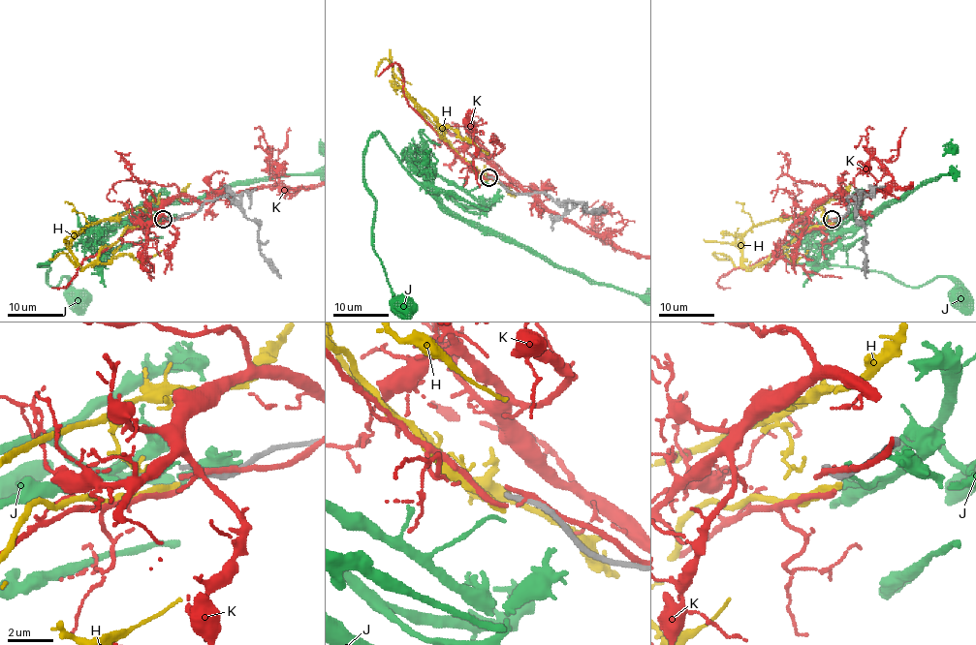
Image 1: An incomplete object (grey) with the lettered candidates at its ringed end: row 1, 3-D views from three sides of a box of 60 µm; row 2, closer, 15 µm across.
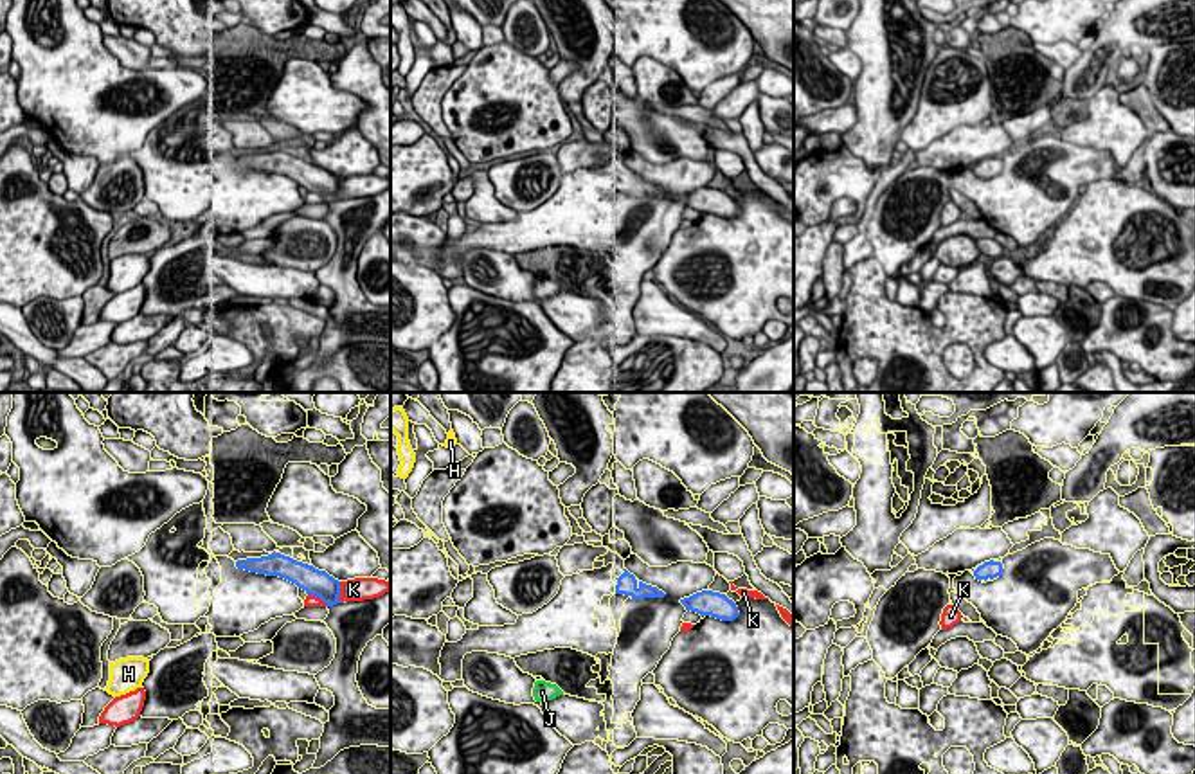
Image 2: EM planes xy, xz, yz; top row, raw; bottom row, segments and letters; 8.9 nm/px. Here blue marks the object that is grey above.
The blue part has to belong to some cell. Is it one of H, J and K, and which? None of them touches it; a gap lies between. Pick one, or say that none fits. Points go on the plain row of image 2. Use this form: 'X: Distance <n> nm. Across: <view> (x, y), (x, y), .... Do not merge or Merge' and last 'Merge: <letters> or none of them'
H: Distance 1150 nm. Across: xy (238, 164), (146, 256). Merge
J: Distance 1000 nm. Across: xz (616, 189), (555, 281). Do not merge
K: Distance 0 nm. Do not merge
Merge: H

